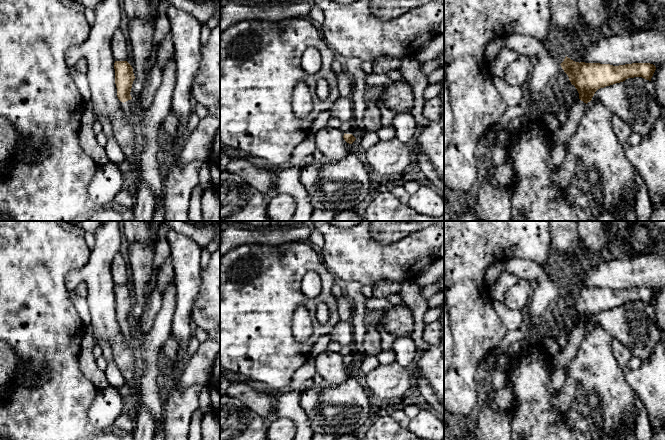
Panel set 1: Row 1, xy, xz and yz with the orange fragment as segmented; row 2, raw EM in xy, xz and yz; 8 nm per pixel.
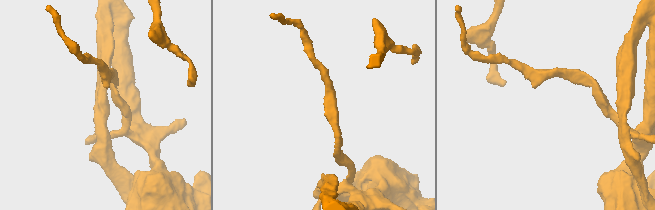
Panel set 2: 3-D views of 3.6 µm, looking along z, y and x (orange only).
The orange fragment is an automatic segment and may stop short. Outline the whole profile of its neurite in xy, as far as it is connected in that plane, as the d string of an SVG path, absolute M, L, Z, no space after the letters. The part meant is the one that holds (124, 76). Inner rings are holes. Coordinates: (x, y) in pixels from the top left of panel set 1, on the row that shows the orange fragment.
M115 61L114 69L117 97L123 103L122 109L125 116L136 124L137 105L130 95L135 79L133 68L127 61Z

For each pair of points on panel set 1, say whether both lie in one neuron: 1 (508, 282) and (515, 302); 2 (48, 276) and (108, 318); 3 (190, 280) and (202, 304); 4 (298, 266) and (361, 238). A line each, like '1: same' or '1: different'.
1: different
2: different
3: different
4: different

